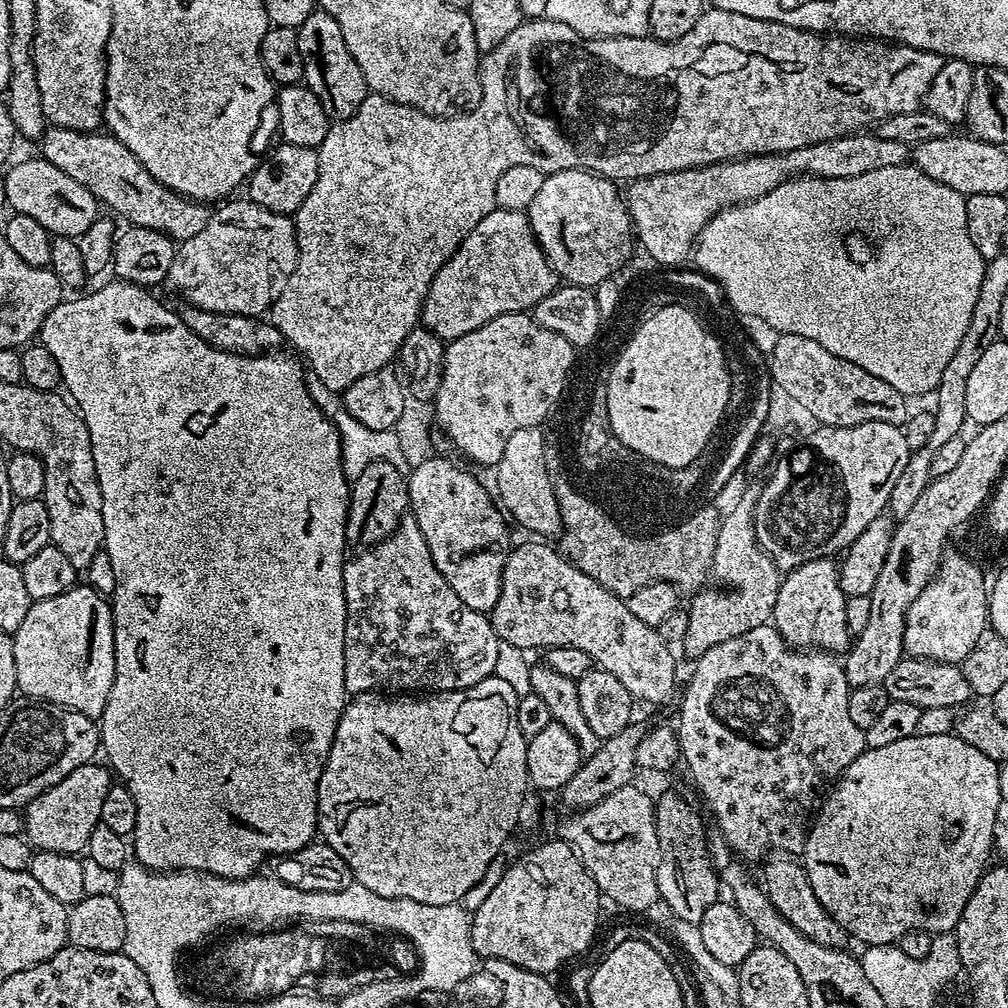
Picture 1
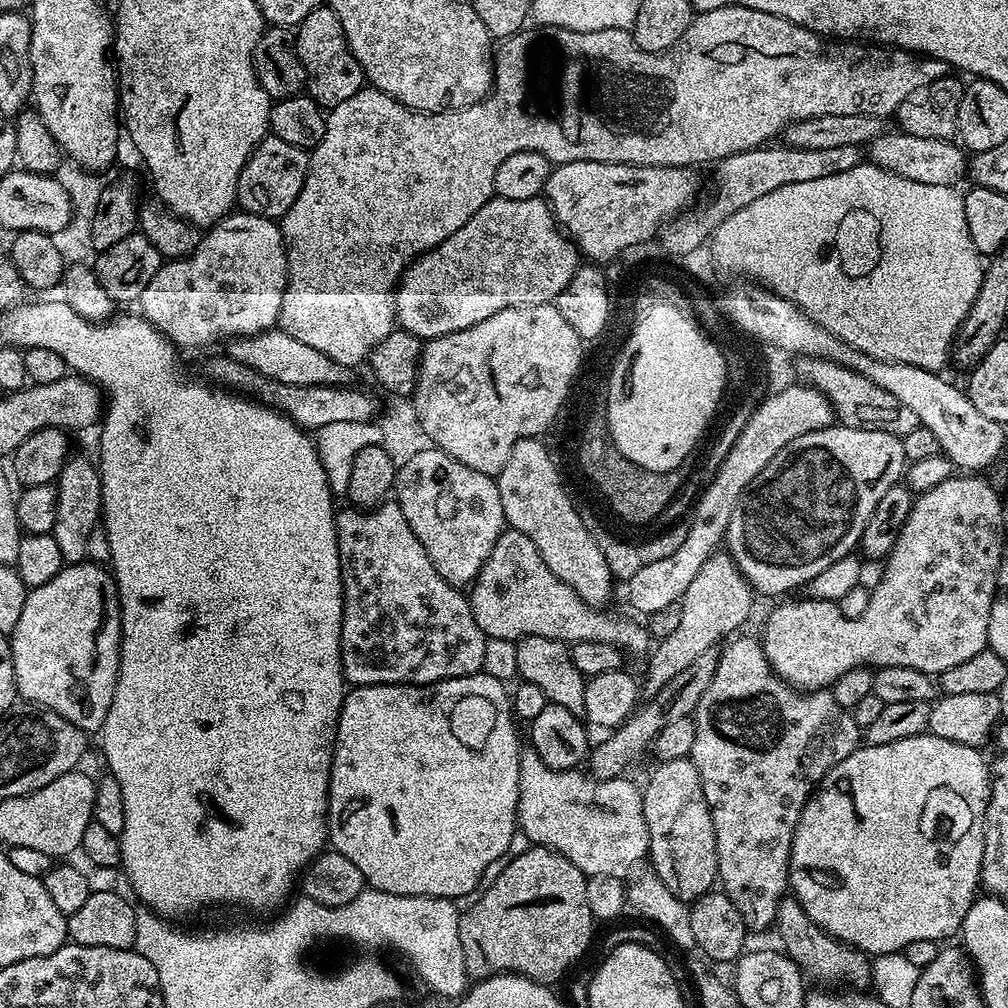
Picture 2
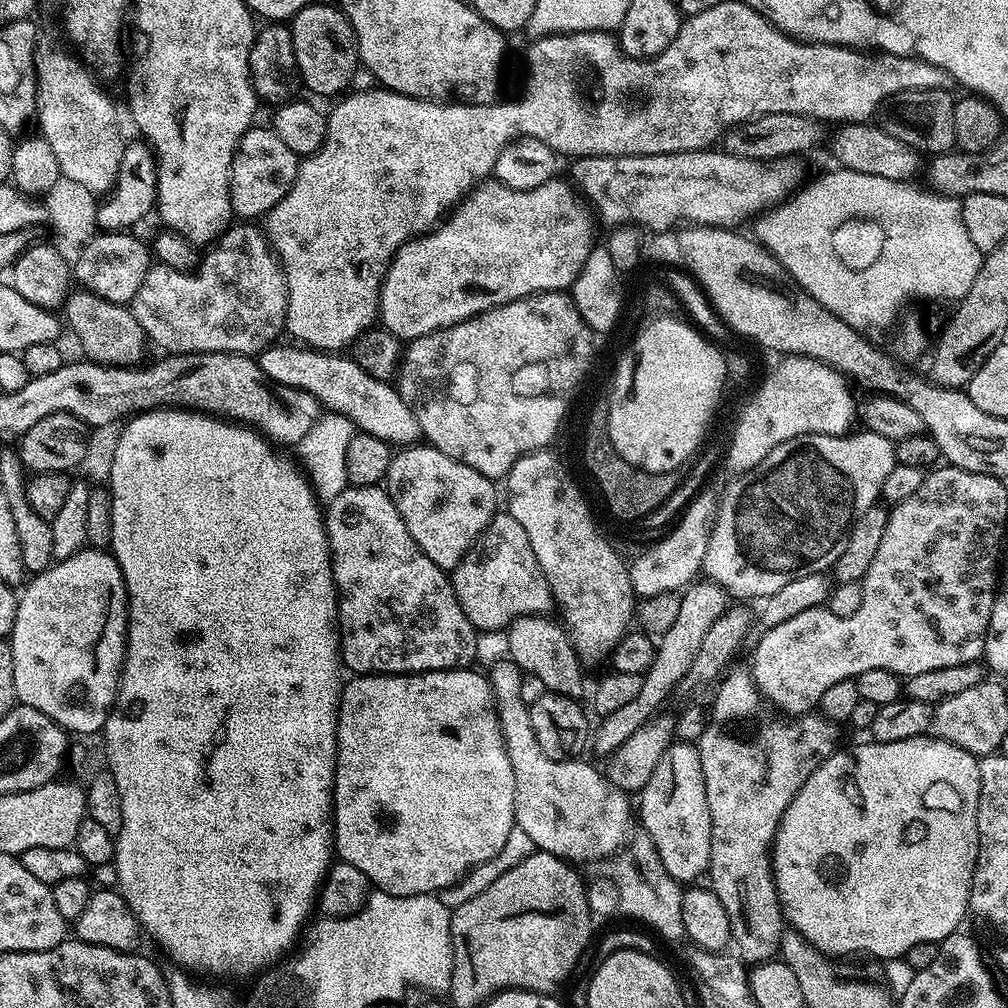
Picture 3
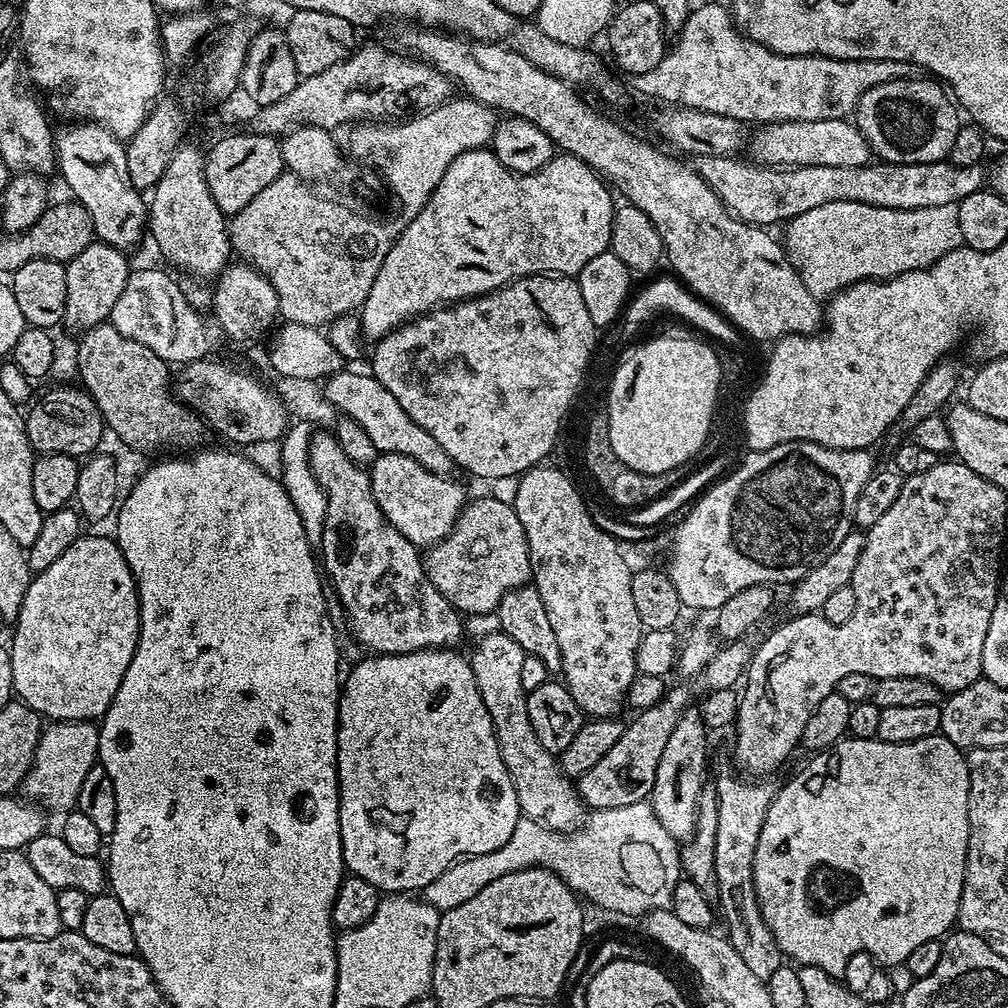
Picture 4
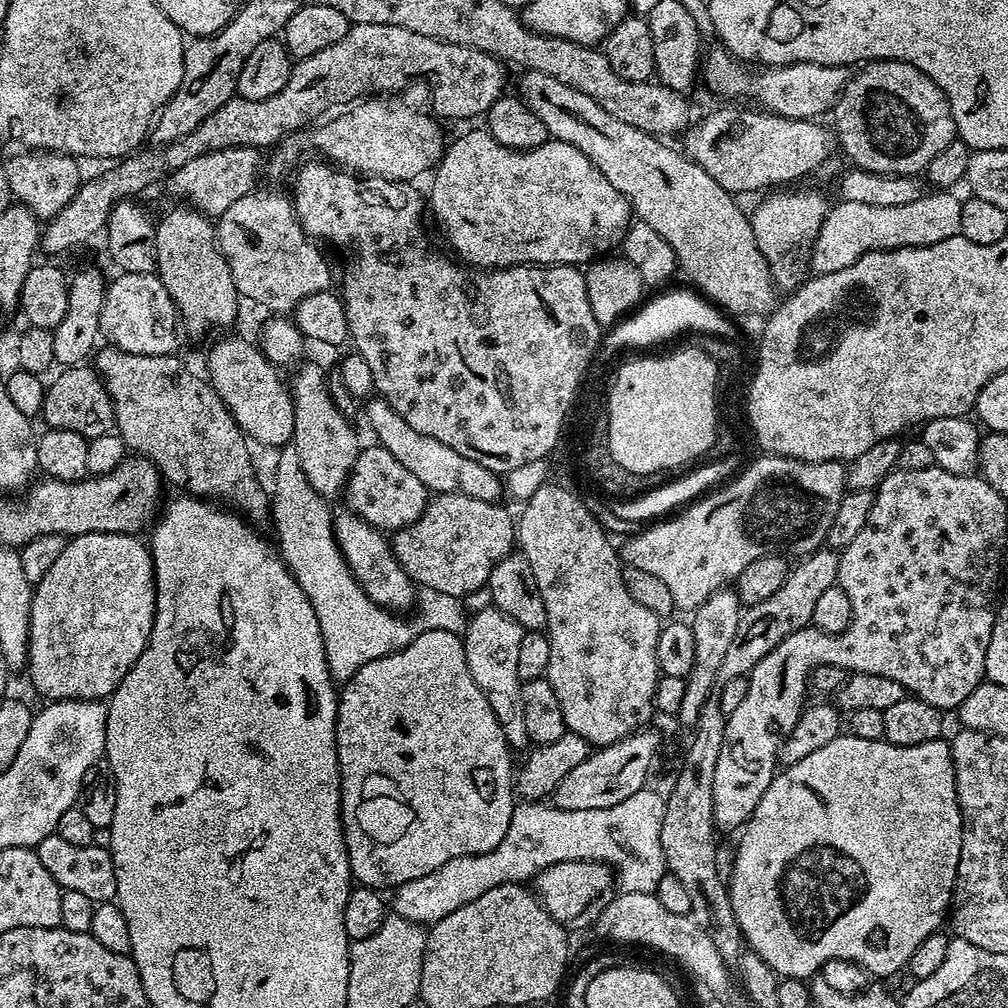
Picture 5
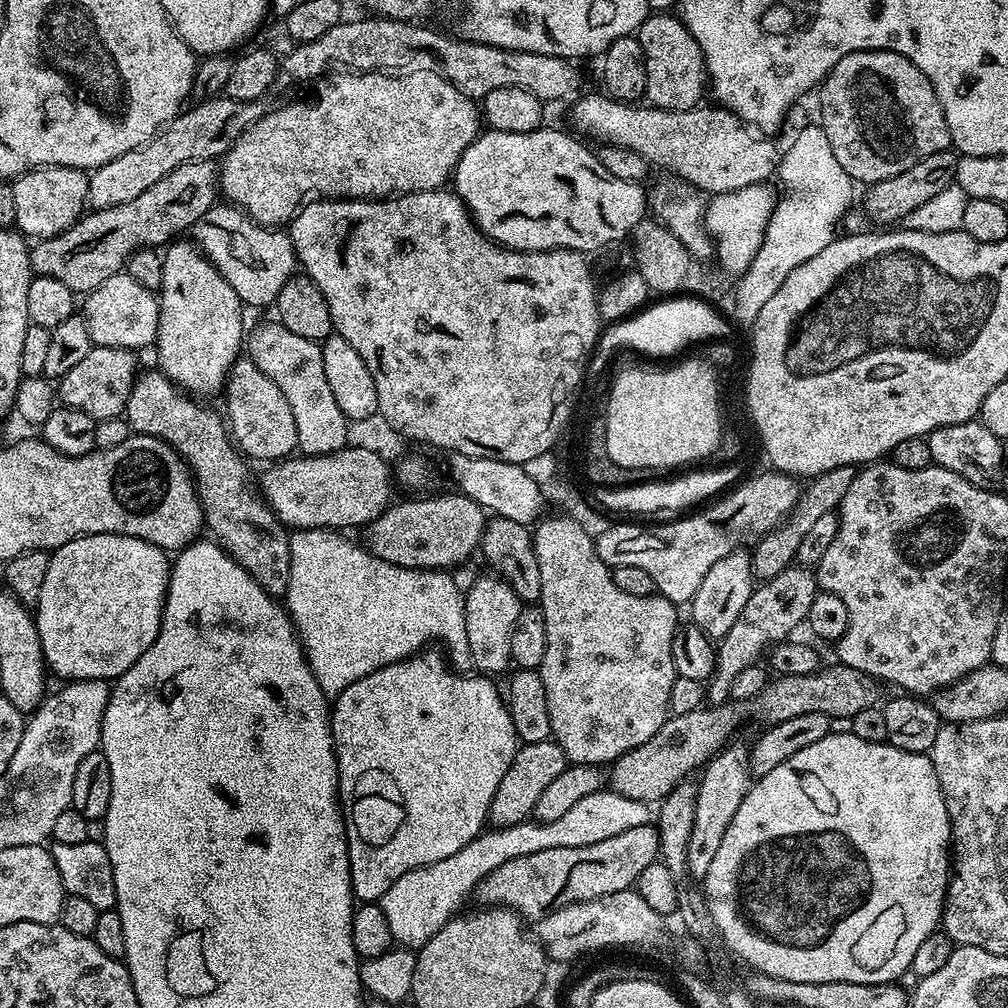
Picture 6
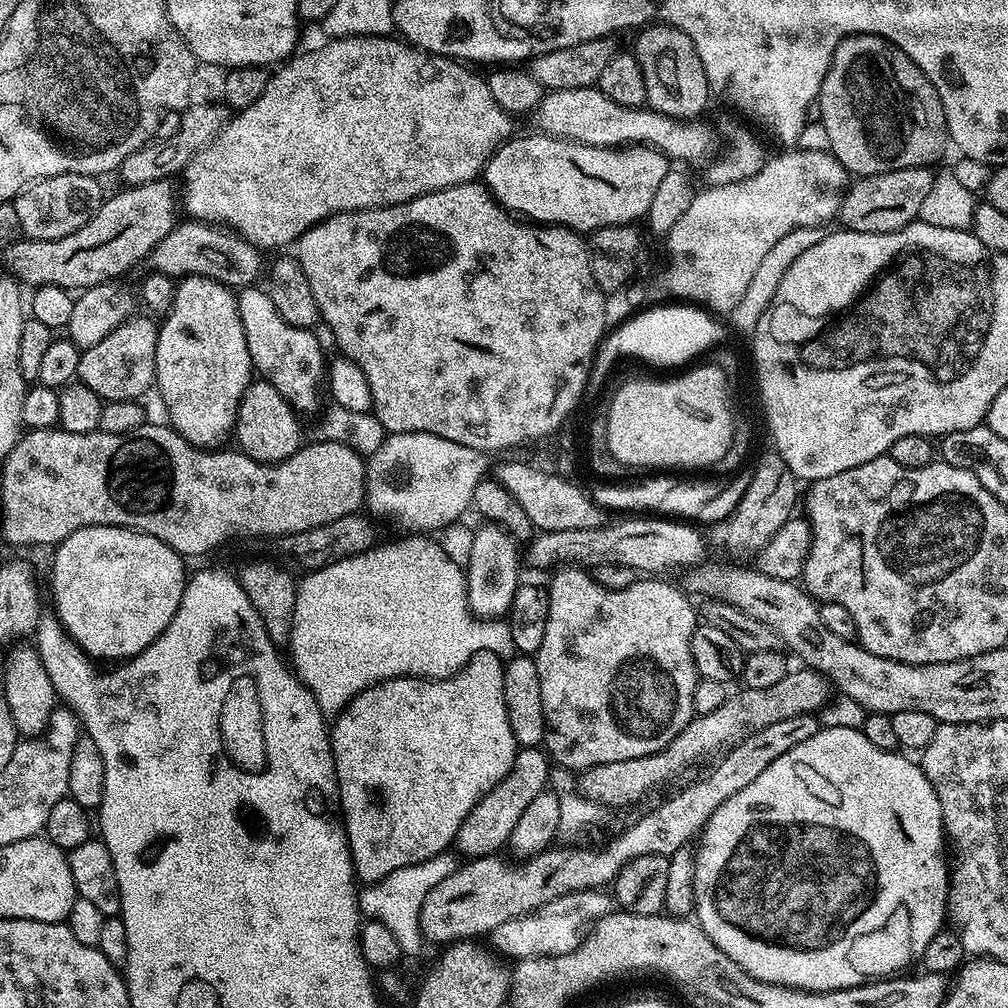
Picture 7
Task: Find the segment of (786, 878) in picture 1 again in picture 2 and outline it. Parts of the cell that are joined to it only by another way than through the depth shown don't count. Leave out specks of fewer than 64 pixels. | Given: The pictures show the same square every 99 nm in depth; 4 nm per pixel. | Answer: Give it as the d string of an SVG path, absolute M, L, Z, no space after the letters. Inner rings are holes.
M785 896L780 900L776 911L775 931L783 945L785 955L799 966L801 972L809 979L814 978L824 986L836 986L841 980L841 985L851 986L856 990L864 990L870 984L870 956L861 952L851 944L844 944L841 940L834 939L828 932L823 931L804 910L793 896Z

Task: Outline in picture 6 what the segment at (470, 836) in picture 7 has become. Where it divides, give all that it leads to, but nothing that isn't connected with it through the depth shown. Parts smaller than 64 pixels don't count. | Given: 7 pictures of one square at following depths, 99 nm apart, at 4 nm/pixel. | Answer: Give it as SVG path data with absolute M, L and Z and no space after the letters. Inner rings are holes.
M551 738L542 742L521 743L517 747L516 757L510 762L506 774L502 774L502 782L498 782L498 790L494 794L494 802L488 811L491 827L499 830L509 828L515 824L525 823L535 813L538 797L546 790L546 786L550 786L550 782L554 782L554 778L558 778L558 774L562 774L562 770L569 767L569 764L570 761L566 753L562 750L562 746L558 746L555 740Z

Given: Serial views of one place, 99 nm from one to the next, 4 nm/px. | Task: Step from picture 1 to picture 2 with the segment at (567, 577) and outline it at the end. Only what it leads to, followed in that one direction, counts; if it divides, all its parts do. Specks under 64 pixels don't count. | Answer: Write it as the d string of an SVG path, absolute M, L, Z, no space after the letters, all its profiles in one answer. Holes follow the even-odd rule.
M505 530L498 538L490 558L470 585L468 605L472 607L474 622L484 631L489 641L515 642L523 636L541 636L565 642L604 642L615 644L621 650L647 653L650 636L632 620L611 616L596 606L584 603L573 588L566 586L542 562L542 554L526 538L526 534Z

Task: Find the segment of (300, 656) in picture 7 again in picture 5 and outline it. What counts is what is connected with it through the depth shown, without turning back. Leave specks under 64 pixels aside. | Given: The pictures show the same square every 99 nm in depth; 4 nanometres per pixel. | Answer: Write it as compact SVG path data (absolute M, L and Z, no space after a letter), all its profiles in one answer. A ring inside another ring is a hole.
M285 446L279 449L278 455L280 456L276 460L276 473L272 476L272 488L270 496L270 520L271 523L276 523L276 536L280 539L278 543L279 553L282 555L282 559L288 569L292 571L292 576L298 582L298 586L302 586L302 594L306 594L306 598L310 602L310 606L314 606L314 614L318 616L318 630L322 634L322 646L326 650L326 662L328 663L328 669L332 675L333 681L343 682L349 680L354 674L358 674L358 670L362 670L362 666L366 666L366 662L374 662L374 658L382 658L383 656L389 656L394 654L398 650L402 650L409 642L418 634L422 634L426 630L450 630L457 634L463 633L464 629L467 628L469 617L464 616L464 608L462 605L461 597L451 596L450 594L442 594L438 590L430 590L429 588L423 589L416 597L416 603L414 605L414 613L416 617L413 620L404 620L403 615L395 612L388 611L387 608L379 608L377 604L372 601L371 598L362 590L362 586L354 578L354 574L348 568L348 563L344 561L344 555L340 552L340 547L336 541L336 533L334 531L334 512L333 509L328 509L329 501L325 497L321 496L319 492L316 492L310 486L310 482L306 478L306 474L302 474L302 462L298 462L298 450L291 446Z

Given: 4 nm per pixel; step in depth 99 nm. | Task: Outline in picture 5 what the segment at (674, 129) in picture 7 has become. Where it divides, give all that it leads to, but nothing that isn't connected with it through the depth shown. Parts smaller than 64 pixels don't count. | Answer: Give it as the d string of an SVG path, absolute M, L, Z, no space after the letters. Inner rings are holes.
M720 108L701 120L699 117L682 136L684 155L702 166L727 192L741 194L791 185L791 180L822 163L832 148L834 152L833 133L829 129L827 132L820 122L795 120L752 108Z

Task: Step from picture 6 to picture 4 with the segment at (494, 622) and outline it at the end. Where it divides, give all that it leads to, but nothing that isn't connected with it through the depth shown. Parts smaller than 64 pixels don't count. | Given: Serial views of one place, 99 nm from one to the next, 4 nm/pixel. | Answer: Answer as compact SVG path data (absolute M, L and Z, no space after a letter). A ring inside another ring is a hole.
M505 632L486 633L470 652L478 694L482 694L482 702L486 702L498 750L510 774L510 782L514 782L523 819L555 832L575 832L586 819L586 805L576 793L575 783L564 775L557 757L538 742L538 734L534 734L534 726L530 726L530 710L526 710L528 693L522 690L521 681L525 655L522 646Z

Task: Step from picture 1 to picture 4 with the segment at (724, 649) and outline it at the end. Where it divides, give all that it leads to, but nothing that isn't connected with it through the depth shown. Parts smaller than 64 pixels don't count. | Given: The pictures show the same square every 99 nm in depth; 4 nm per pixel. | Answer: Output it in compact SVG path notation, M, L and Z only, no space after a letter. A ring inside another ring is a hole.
M743 775L720 776L714 781L718 798L718 834L714 834L714 874L718 886L718 908L724 911L724 924L728 927L726 939L738 950L742 962L753 974L758 974L765 982L778 970L786 960L780 951L778 942L766 926L762 918L762 910L758 906L758 898L754 890L754 850L758 846L758 834L762 834L762 822L766 822L766 810L770 810L770 802L776 796L776 788L768 785L764 778L745 778Z

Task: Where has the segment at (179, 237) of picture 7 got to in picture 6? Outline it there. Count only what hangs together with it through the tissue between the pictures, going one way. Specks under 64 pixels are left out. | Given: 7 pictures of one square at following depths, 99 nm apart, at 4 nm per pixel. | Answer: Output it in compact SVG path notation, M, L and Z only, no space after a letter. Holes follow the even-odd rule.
M220 202L212 207L191 228L190 236L196 247L218 270L218 274L230 282L244 306L253 304L256 308L264 308L267 304L268 307L275 305L276 296L298 268L296 251L287 231L273 231L228 202Z

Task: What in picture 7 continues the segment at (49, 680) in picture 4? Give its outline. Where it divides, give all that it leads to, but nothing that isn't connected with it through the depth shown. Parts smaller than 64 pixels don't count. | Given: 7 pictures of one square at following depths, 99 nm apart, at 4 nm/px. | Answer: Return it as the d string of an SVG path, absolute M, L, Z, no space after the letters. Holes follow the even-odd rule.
M86 526L82 530L74 530L74 534L70 534L70 538L66 538L60 544L55 545L54 552L56 552L56 557L52 560L52 604L56 607L54 615L73 643L84 652L85 656L96 662L101 662L100 660L127 662L142 650L146 650L146 646L154 643L162 634L162 630L166 630L166 626L170 626L170 618L174 618L174 614L178 610L178 602L182 602L186 583L186 571L184 572L186 560L170 546L166 546L166 542L162 542L145 532L136 532L132 528Z

